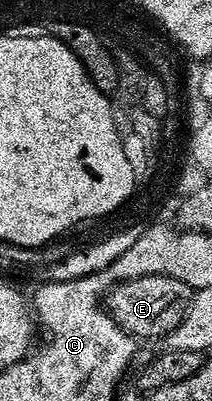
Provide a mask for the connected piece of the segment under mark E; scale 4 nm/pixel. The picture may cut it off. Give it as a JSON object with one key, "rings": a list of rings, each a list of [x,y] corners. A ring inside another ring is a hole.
{"rings":[[[148,275],[114,283],[107,292],[107,310],[127,334],[141,339],[157,339],[169,334],[183,321],[185,310],[195,294],[181,279],[170,275]]]}

